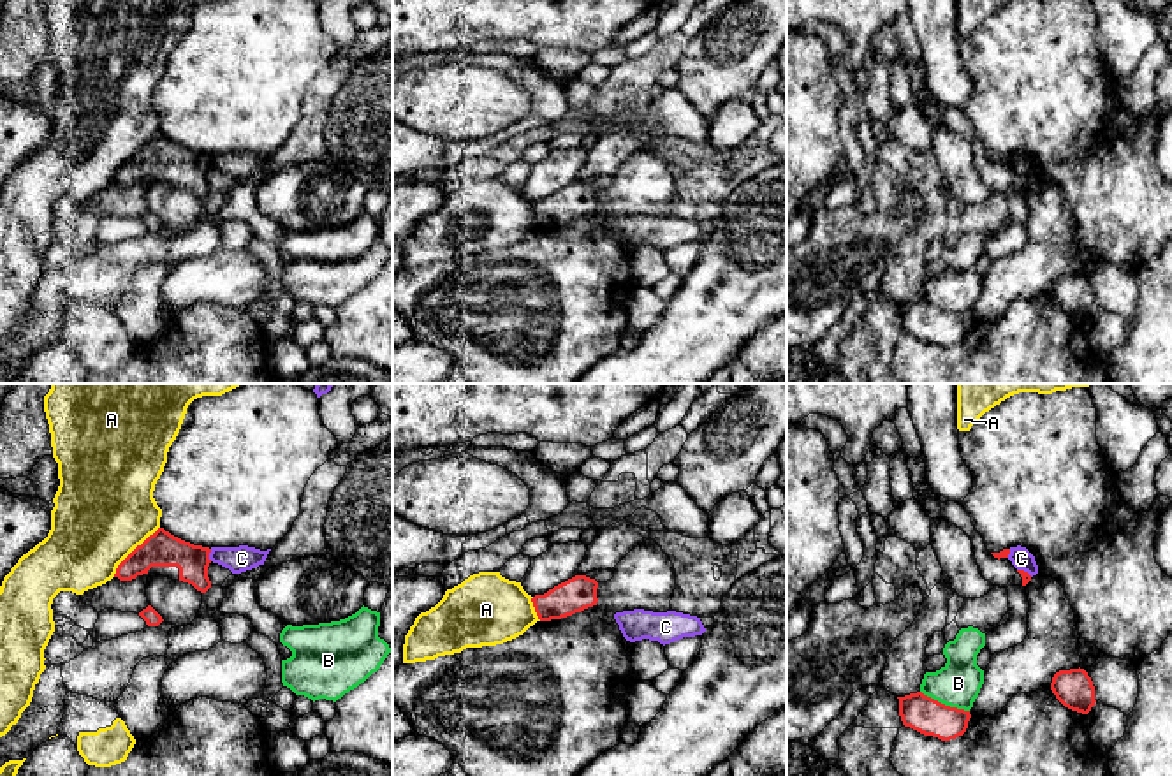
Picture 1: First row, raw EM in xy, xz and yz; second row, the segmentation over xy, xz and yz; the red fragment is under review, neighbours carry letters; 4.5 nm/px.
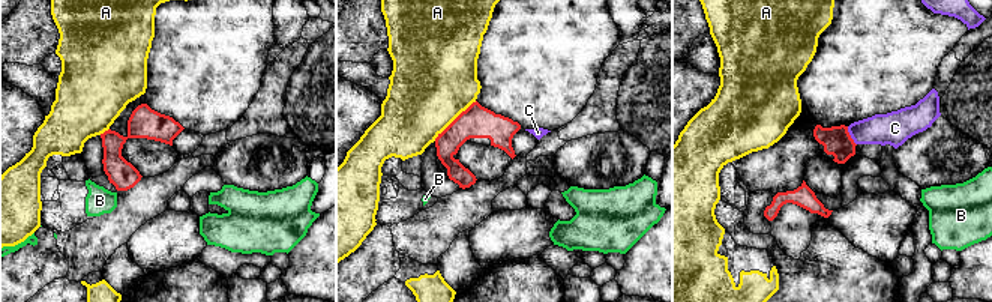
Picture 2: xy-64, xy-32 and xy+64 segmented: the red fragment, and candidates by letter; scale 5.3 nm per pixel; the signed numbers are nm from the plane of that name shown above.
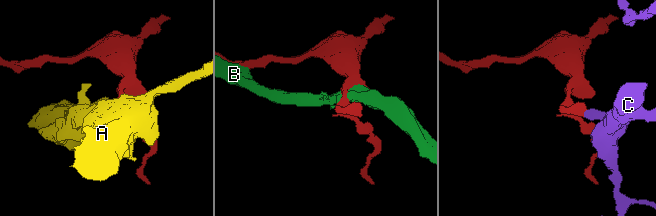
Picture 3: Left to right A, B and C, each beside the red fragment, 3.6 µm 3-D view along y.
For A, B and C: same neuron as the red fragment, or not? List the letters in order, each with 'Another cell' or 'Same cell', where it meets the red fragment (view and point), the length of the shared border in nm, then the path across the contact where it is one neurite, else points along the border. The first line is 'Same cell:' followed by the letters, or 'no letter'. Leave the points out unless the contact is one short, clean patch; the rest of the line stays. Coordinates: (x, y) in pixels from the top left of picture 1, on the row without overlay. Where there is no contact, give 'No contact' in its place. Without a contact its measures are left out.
Same cell: no letter
A: Another cell. Touches red at xy (132, 157). Shared border 320 nm. Boundary: xy (159, 132), (118, 171), (113, 182)
B: Another cell. Touches red at yz (944, 310). Shared border 240 nm
C: Another cell. Touches red at xy (208, 161). Shared border 60 nm. Boundary: xy (212, 155), (210, 166)

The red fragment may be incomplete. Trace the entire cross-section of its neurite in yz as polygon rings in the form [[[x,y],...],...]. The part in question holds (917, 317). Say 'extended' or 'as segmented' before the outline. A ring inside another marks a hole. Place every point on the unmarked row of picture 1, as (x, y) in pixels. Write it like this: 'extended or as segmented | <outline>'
as segmented | [[[922,297],[897,304],[903,331],[924,341],[950,347],[963,341],[968,334],[970,317],[945,311]]]

